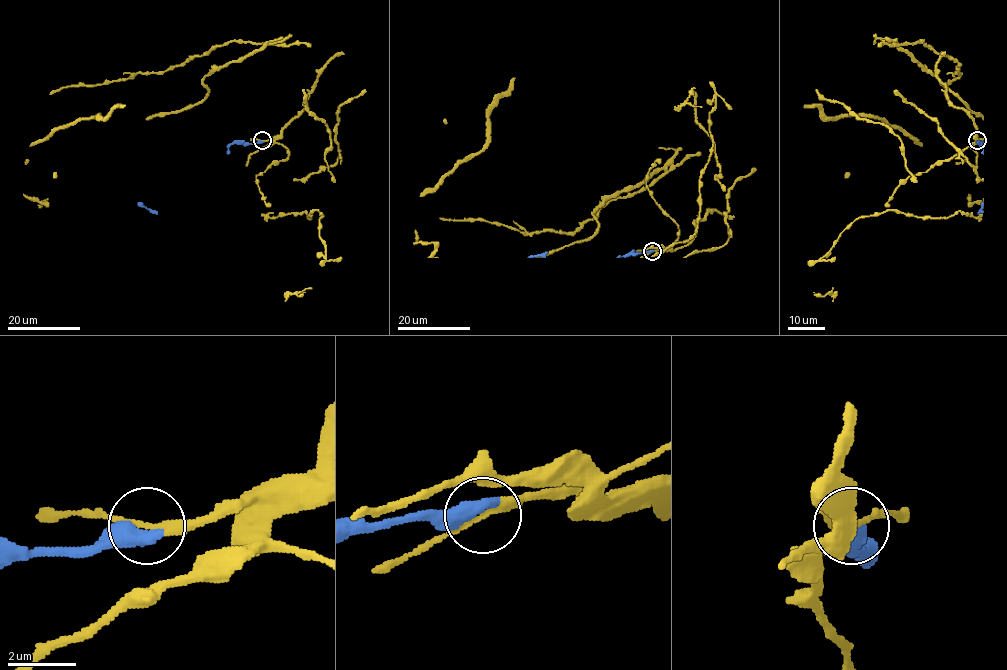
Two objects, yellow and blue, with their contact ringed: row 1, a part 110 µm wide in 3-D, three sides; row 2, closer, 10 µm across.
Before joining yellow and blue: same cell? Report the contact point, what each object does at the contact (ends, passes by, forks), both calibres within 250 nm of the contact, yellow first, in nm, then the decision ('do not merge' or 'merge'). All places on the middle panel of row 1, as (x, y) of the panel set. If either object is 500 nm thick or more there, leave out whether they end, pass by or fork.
at (652, 251); 180 nm thick on the yellow side, 550 nm on the other; do not merge

